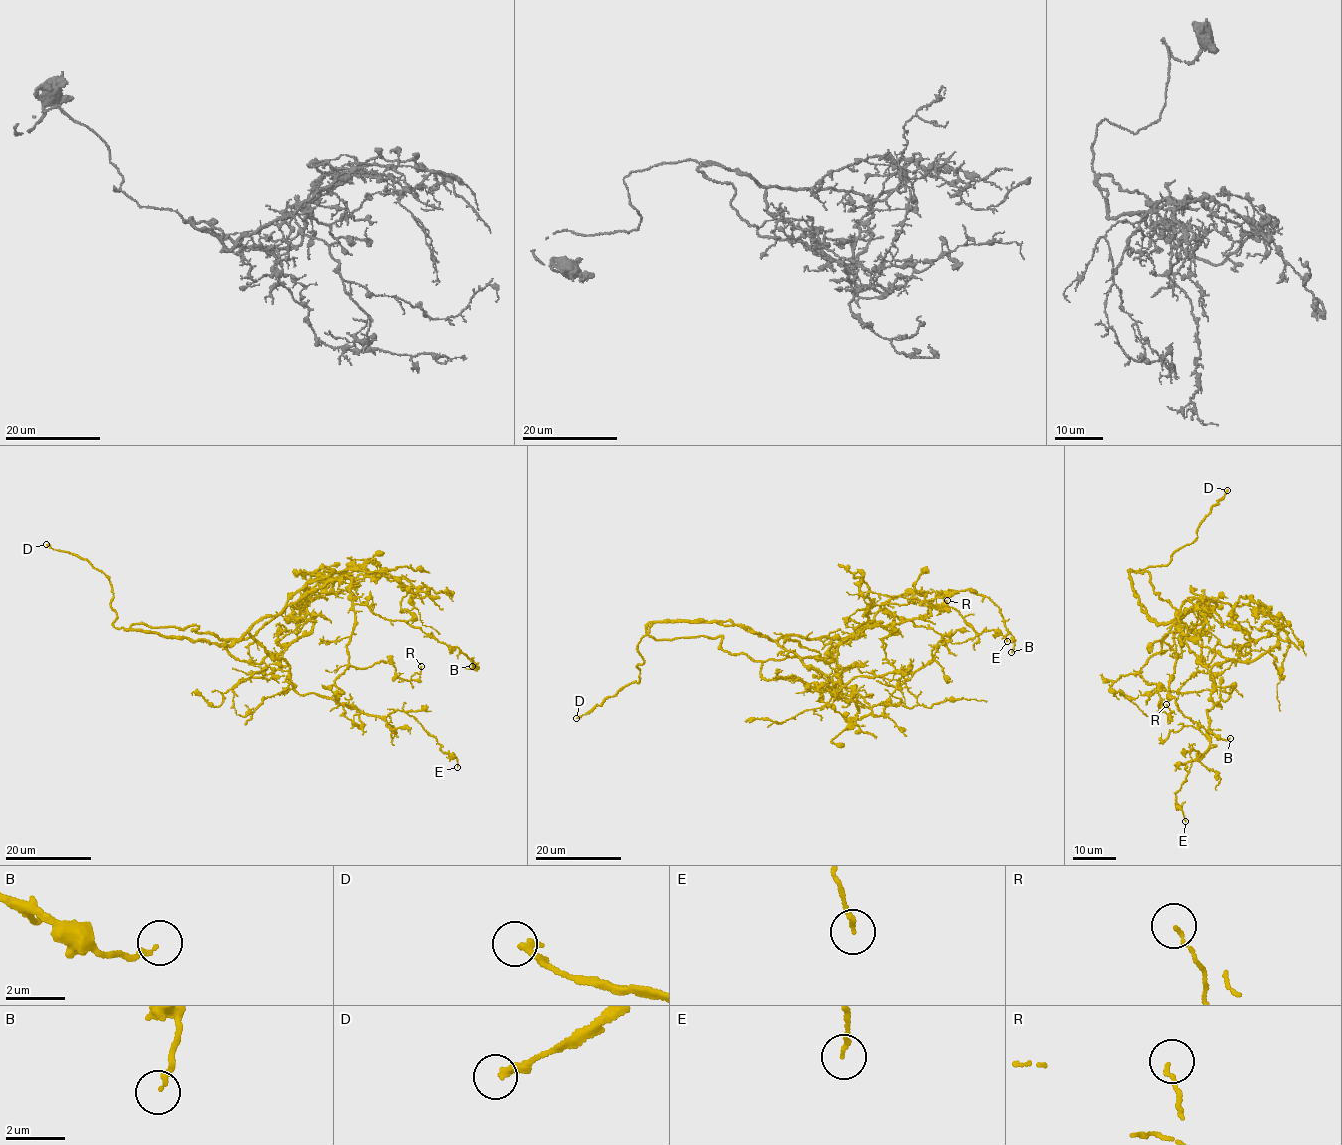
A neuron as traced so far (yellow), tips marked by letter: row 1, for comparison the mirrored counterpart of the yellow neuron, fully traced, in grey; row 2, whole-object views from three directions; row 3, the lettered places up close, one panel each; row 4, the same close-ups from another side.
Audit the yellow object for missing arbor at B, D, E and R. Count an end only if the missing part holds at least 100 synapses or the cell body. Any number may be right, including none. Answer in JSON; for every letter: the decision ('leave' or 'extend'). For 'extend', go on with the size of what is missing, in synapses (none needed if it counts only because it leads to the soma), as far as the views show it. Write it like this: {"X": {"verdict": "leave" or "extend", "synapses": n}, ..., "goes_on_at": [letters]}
{"B": {"verdict": "leave"}, "D": {"verdict": "extend"}, "E": {"verdict": "leave"}, "R": {"verdict": "leave"}, "goes_on_at": ["D"]}

